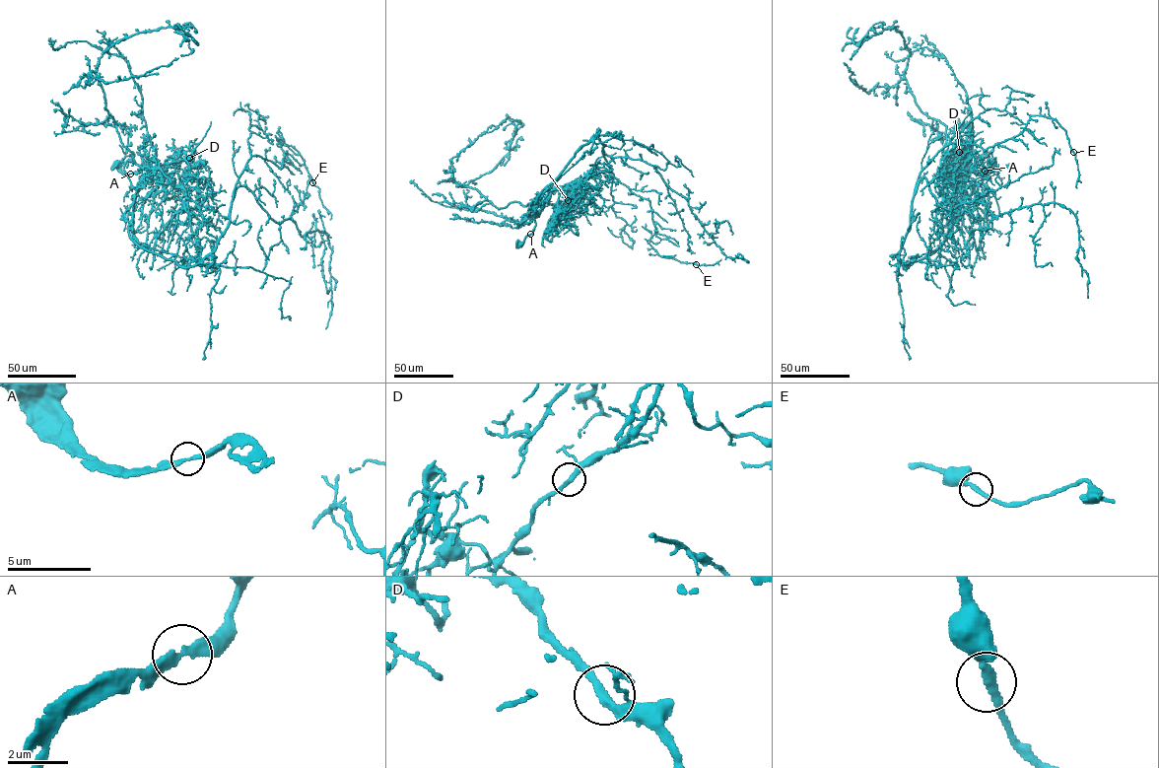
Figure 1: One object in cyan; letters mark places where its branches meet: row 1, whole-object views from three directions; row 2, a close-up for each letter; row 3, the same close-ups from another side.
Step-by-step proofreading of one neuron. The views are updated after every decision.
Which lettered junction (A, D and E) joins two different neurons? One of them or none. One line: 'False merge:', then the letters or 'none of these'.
False merge: D

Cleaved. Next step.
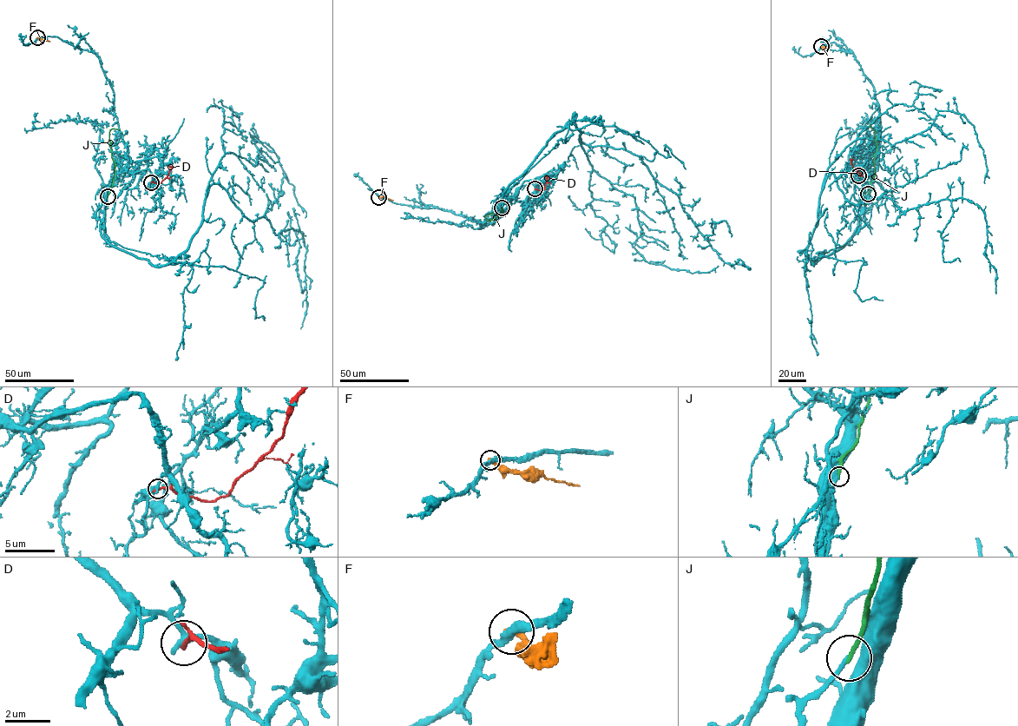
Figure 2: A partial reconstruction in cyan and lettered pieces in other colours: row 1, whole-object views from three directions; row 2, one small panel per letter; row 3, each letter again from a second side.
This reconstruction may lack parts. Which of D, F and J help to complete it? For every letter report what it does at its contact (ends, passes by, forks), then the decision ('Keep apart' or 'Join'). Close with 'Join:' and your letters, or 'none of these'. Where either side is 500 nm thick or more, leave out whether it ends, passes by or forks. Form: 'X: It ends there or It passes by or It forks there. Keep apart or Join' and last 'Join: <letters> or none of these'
D: It ends there. Keep apart
F: It ends there. Keep apart
J: It ends there. Join
Join: J

